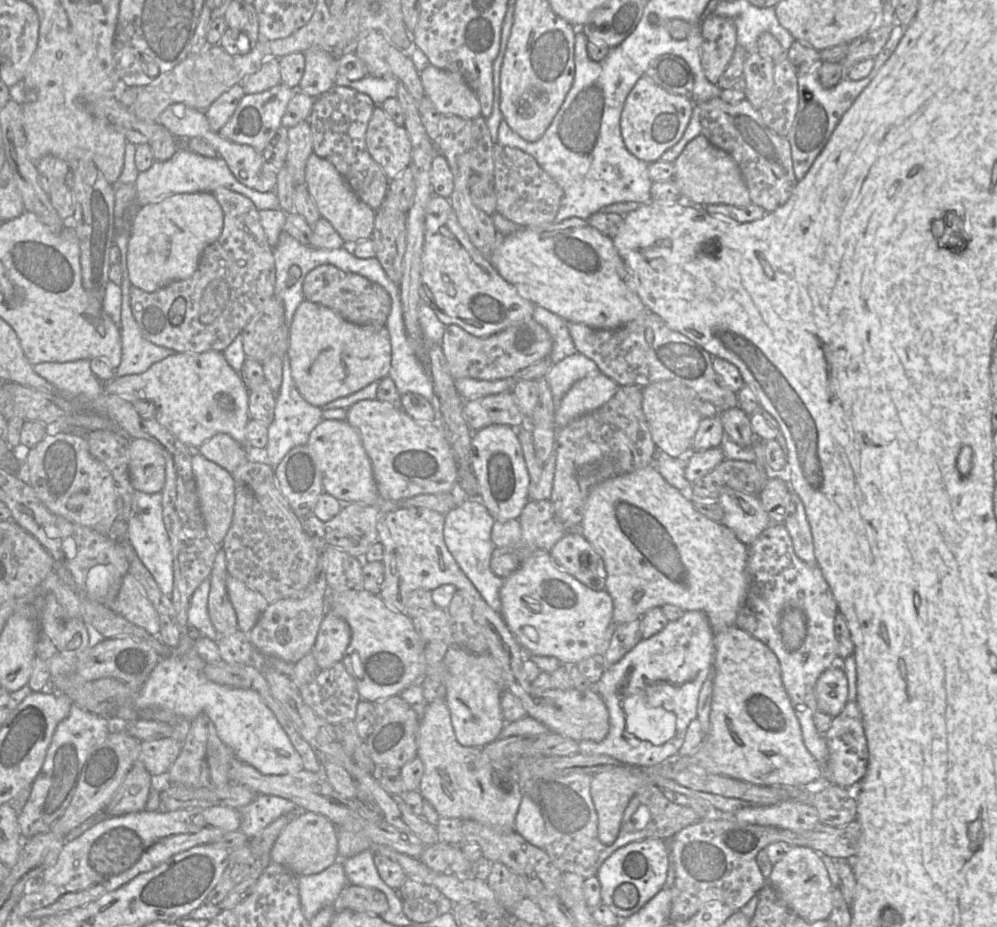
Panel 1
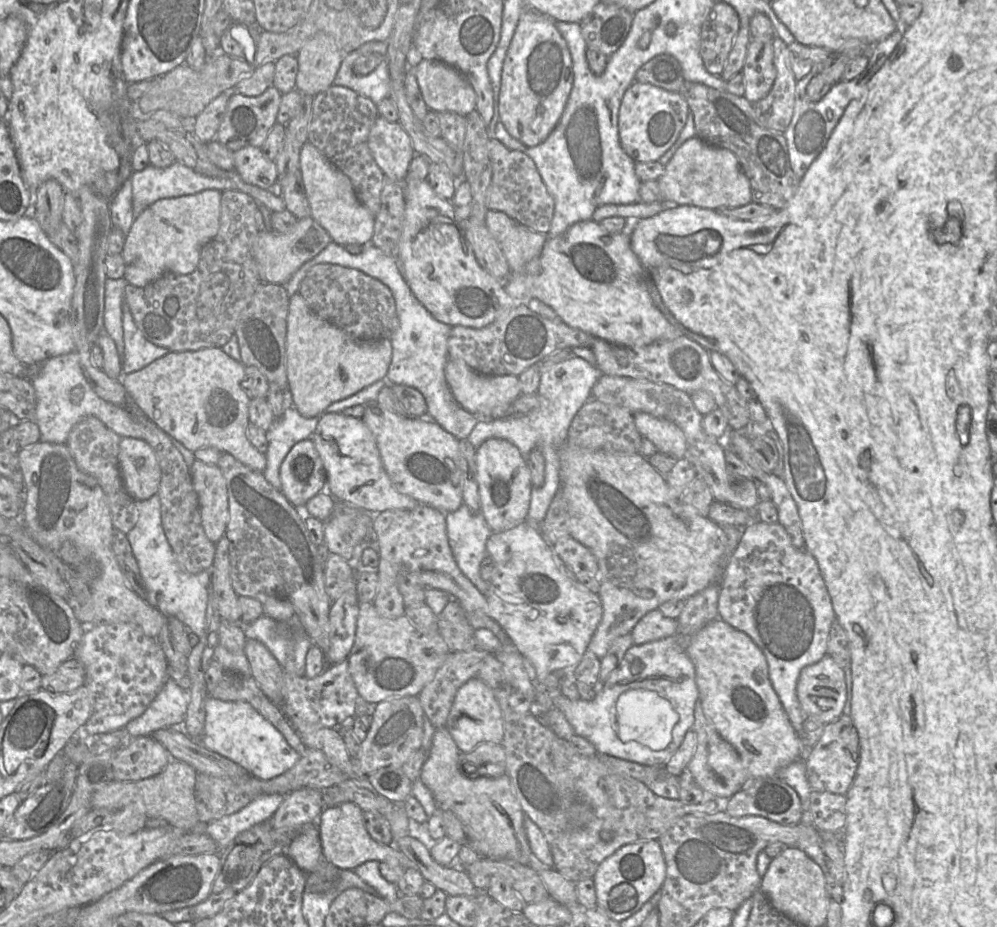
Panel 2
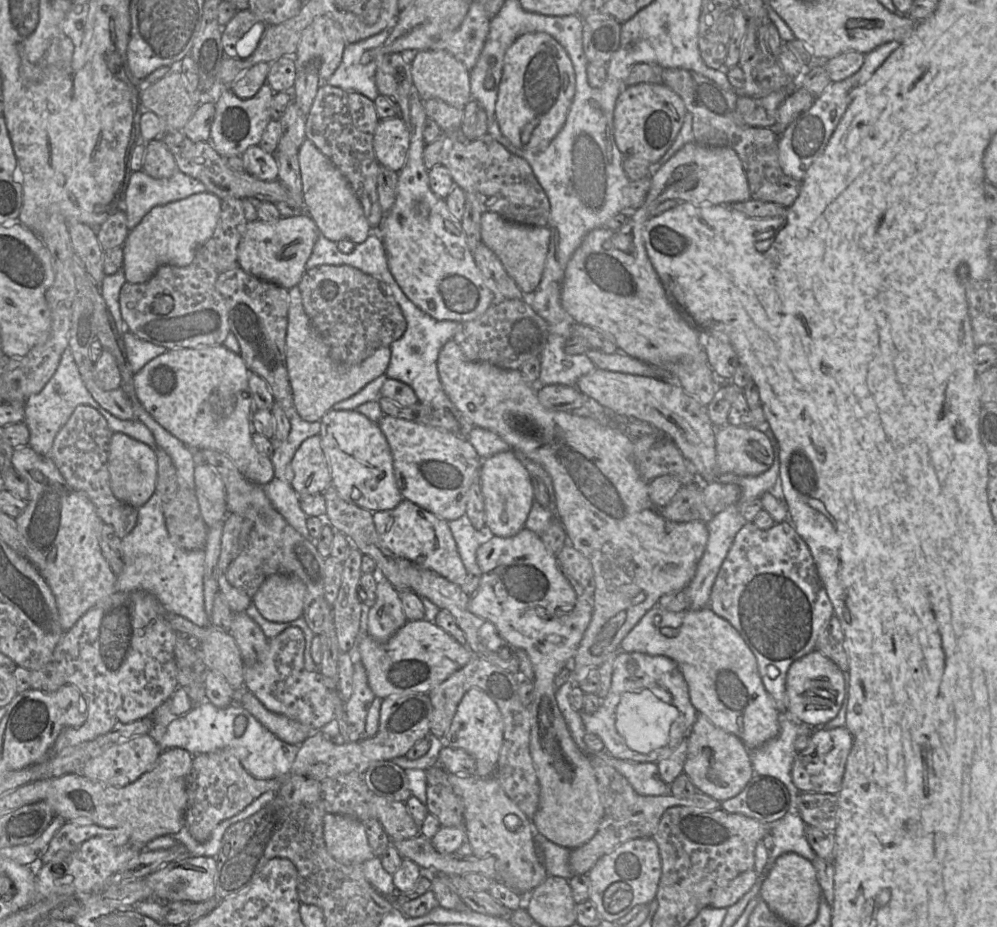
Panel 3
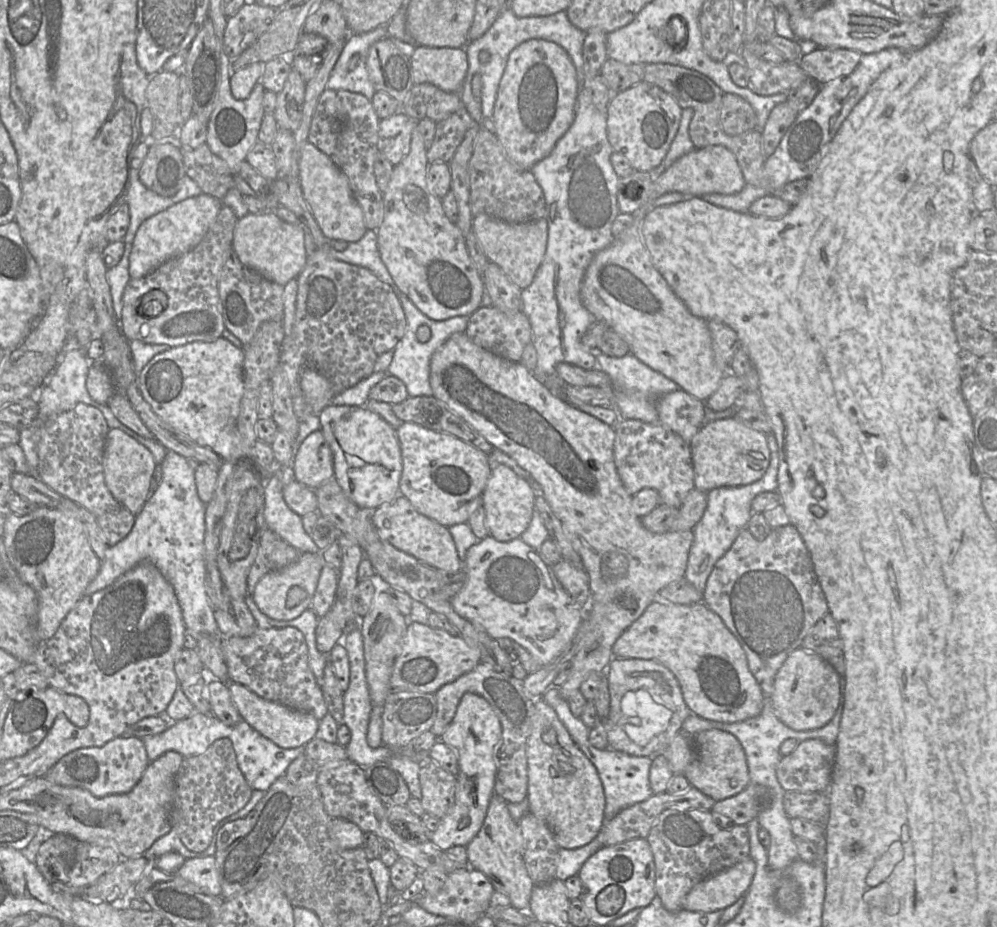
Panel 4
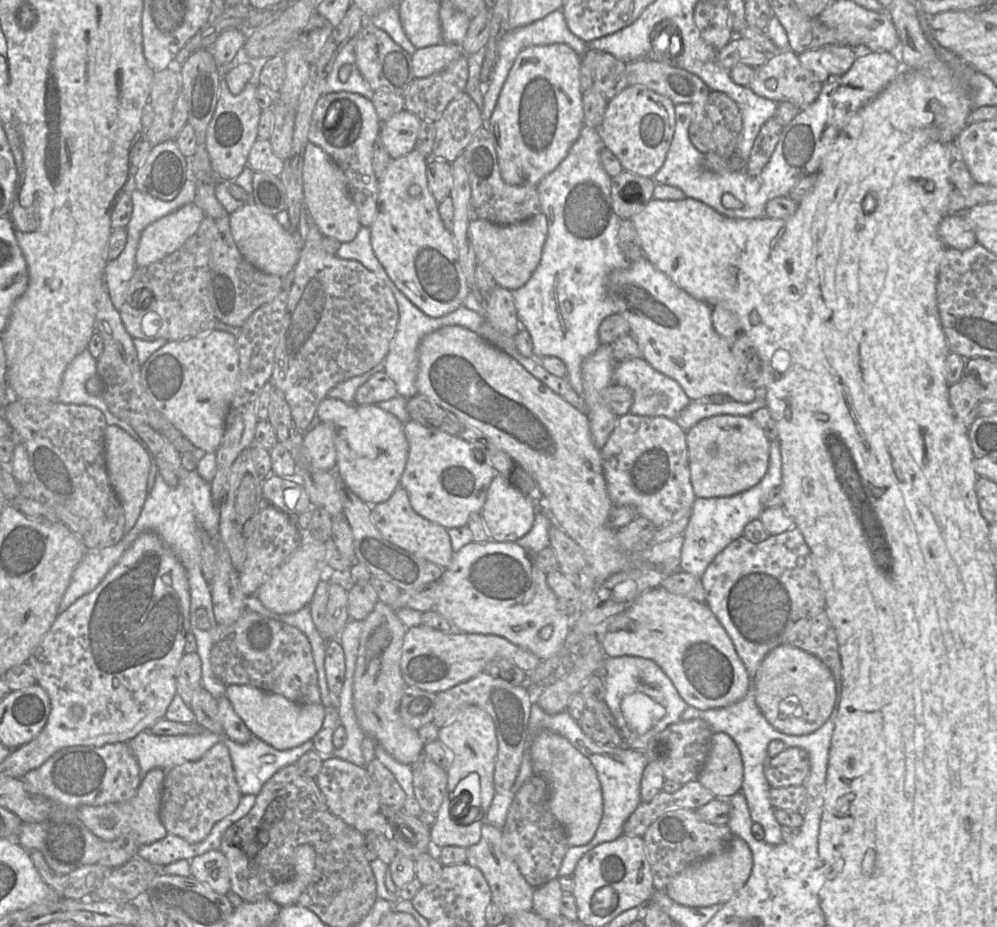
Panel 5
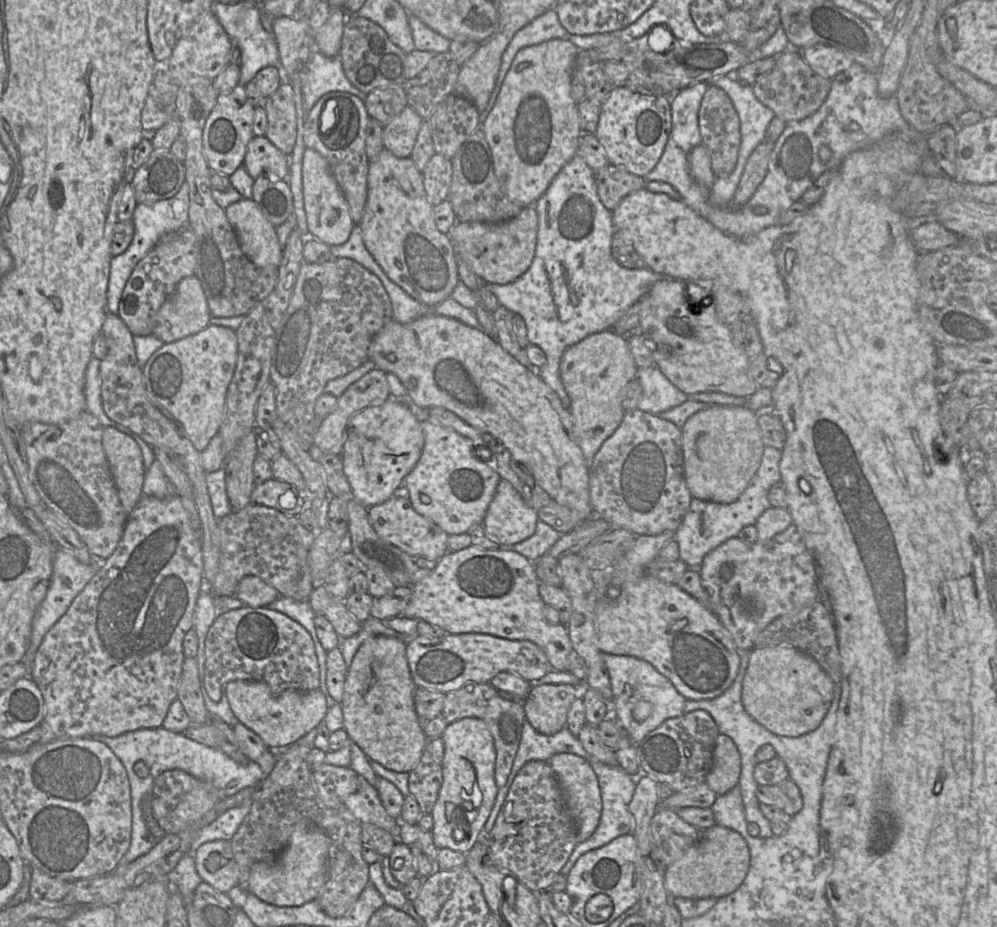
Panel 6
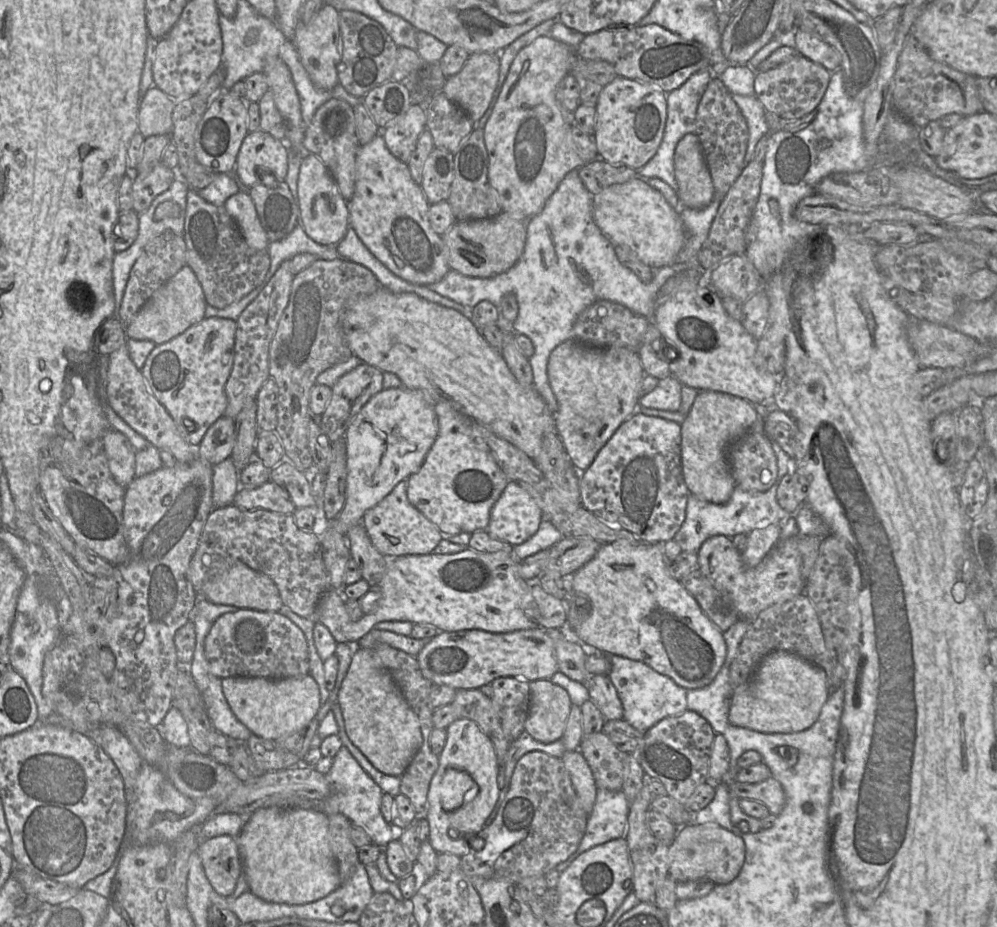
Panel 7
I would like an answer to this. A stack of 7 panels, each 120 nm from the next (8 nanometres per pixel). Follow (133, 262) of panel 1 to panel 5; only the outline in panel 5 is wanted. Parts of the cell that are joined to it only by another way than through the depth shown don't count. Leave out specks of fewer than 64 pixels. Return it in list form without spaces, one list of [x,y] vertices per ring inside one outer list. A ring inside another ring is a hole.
[[[192,202],[149,224],[139,239],[136,266],[147,266],[179,249],[197,231],[204,217]]]

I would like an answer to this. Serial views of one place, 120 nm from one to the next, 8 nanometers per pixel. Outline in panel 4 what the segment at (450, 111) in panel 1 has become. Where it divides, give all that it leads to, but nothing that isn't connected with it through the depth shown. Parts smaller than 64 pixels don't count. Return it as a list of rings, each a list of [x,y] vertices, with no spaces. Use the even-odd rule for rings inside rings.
[[[416,46],[411,57],[414,84],[430,83],[446,92],[458,92],[468,70],[465,48]]]

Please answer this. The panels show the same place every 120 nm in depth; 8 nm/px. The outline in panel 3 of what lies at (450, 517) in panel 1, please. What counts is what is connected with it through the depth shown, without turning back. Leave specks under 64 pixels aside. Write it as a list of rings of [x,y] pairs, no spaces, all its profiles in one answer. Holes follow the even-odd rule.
[[[467,515],[448,521],[460,559],[467,572],[472,571],[476,563],[476,552],[479,546],[494,536],[487,528],[477,530]]]

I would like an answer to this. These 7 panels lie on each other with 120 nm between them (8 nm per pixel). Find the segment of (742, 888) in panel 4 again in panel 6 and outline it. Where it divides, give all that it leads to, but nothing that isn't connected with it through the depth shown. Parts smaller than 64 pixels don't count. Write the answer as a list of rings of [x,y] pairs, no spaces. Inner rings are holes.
[[[714,825],[701,831],[699,840],[665,870],[665,888],[671,898],[719,899],[736,891],[750,867],[750,851],[735,830]]]

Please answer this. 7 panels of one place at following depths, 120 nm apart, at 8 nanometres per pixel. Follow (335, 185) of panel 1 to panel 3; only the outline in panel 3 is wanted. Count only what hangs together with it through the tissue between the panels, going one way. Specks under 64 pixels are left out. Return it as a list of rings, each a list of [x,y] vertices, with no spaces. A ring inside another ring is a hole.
[[[305,139],[300,146],[298,160],[304,212],[313,219],[320,234],[335,243],[341,240],[349,240],[355,245],[363,243],[374,229],[368,223],[361,203],[344,175],[309,139]]]

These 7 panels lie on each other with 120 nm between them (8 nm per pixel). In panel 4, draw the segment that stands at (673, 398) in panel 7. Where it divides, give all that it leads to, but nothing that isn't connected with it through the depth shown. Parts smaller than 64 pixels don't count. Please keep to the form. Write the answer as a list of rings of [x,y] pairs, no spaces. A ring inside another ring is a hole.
[[[596,352],[597,368],[606,373],[612,383],[615,394],[613,408],[619,414],[620,419],[639,420],[648,424],[659,424],[656,401],[661,396],[680,389],[671,379],[651,369],[634,355],[627,354],[623,357],[610,357]]]

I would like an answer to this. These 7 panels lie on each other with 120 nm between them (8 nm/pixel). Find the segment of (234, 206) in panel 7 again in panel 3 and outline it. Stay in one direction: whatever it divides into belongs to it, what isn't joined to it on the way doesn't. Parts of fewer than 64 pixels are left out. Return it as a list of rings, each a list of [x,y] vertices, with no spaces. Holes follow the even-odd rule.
[[[304,211],[271,222],[260,219],[247,222],[237,249],[239,267],[250,275],[289,290],[299,284],[319,235],[315,222]]]

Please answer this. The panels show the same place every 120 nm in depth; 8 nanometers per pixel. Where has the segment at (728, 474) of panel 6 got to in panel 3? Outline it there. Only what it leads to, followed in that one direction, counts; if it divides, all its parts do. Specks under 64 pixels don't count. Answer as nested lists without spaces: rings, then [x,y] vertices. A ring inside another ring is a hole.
[[[726,423],[716,428],[716,469],[718,476],[733,473],[757,476],[774,461],[774,450],[762,428]]]

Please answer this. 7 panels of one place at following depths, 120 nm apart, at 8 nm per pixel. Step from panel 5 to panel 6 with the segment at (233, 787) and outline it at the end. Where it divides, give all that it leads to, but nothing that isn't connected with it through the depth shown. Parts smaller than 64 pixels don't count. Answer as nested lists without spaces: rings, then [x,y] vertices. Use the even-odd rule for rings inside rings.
[[[172,769],[160,774],[154,781],[152,811],[155,819],[168,834],[176,834],[192,827],[221,799],[208,782],[181,770]]]

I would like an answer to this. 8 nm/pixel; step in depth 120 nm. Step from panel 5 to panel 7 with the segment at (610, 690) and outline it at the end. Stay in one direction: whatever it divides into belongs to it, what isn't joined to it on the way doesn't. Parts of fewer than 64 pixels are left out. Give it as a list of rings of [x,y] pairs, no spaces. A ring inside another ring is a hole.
[[[608,655],[611,668],[608,674],[623,706],[623,719],[641,732],[647,732],[662,719],[677,716],[687,710],[687,690],[671,678],[647,664],[619,655]]]

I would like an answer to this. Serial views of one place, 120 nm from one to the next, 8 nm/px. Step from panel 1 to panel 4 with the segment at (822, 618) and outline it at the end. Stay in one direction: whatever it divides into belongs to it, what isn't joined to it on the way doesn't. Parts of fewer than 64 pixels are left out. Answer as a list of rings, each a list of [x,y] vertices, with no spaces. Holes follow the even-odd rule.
[[[792,524],[771,529],[771,532],[764,540],[757,540],[755,537],[753,537],[753,535],[747,528],[743,529],[735,539],[732,546],[729,548],[729,550],[715,563],[707,579],[706,586],[702,595],[702,601],[705,603],[705,605],[719,616],[725,626],[736,637],[736,639],[742,646],[747,658],[748,668],[766,697],[771,696],[773,692],[775,675],[783,665],[789,654],[801,647],[804,638],[811,631],[813,626],[829,612],[825,595],[814,572],[810,554],[800,534]]]

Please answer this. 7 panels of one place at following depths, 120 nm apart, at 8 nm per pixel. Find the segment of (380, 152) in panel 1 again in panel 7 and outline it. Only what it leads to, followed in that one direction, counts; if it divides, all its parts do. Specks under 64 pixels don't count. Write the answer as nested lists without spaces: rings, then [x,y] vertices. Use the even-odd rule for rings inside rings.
[[[412,103],[407,112],[383,128],[381,134],[391,154],[407,164],[421,133],[425,129],[425,107]]]

